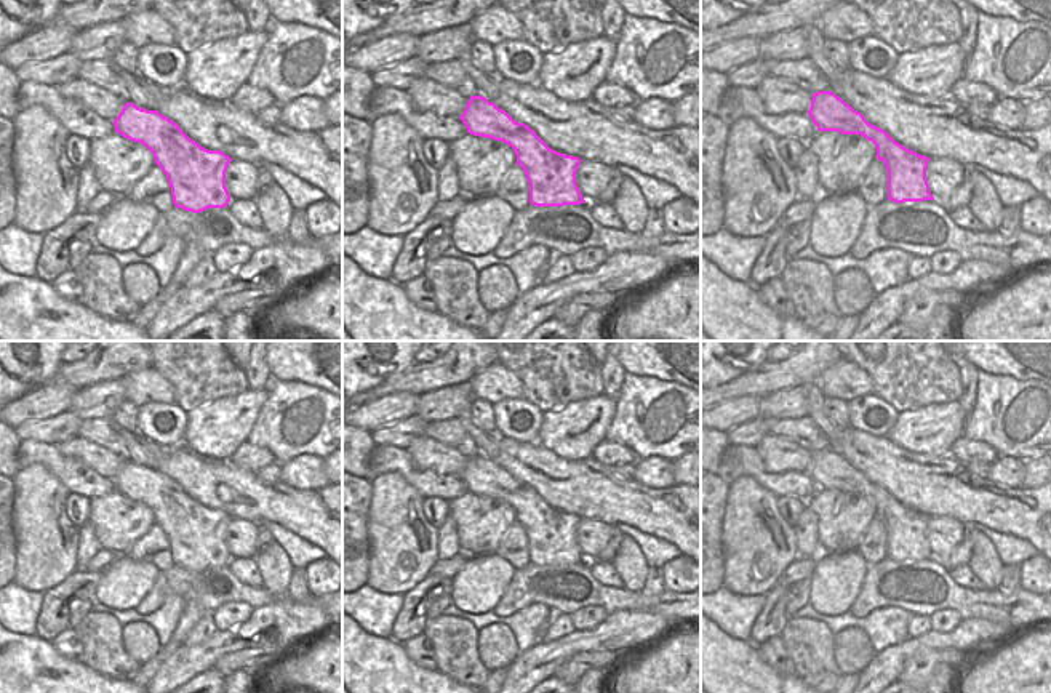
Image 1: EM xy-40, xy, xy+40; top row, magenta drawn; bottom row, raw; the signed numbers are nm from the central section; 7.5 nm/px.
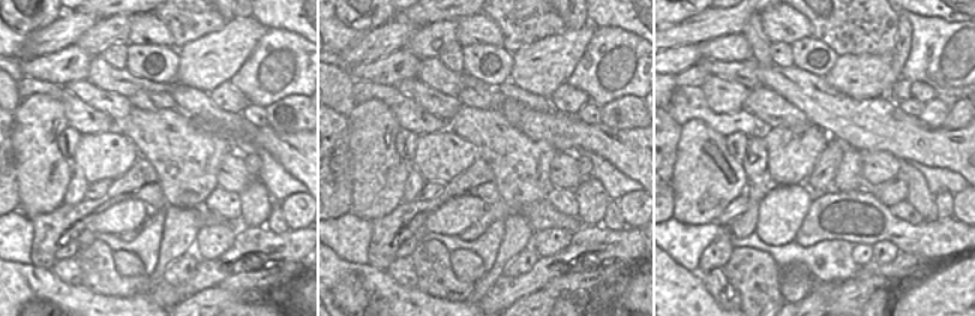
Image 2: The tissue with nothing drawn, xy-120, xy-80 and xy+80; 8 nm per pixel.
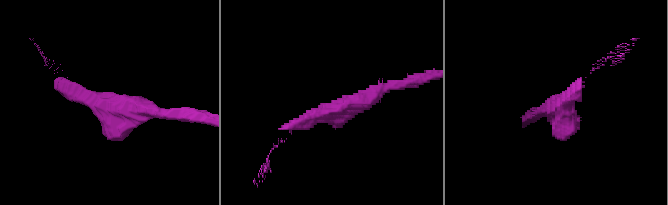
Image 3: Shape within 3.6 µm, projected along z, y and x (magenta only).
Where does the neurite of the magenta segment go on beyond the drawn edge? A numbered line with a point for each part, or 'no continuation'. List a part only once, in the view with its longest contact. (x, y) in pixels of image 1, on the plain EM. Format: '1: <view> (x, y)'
no continuation

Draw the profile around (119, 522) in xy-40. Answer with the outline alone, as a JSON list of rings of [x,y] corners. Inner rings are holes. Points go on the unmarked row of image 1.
[[[114,490],[90,501],[88,523],[106,551],[122,555],[150,530],[155,517],[144,503]]]

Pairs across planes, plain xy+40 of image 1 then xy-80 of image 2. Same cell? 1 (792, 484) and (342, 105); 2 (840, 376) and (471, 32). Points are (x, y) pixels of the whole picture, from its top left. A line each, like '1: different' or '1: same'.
1: different
2: same

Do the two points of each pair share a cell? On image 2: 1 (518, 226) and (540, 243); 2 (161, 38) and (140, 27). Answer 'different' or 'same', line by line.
1: different
2: same

